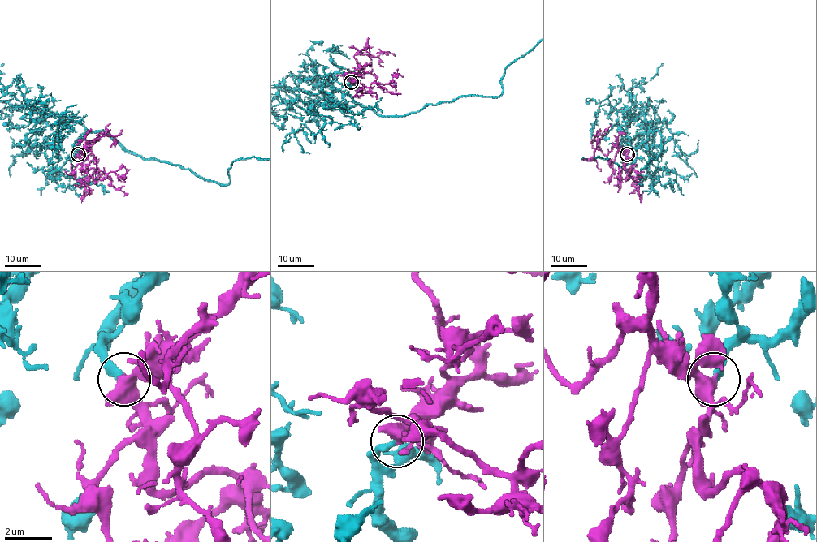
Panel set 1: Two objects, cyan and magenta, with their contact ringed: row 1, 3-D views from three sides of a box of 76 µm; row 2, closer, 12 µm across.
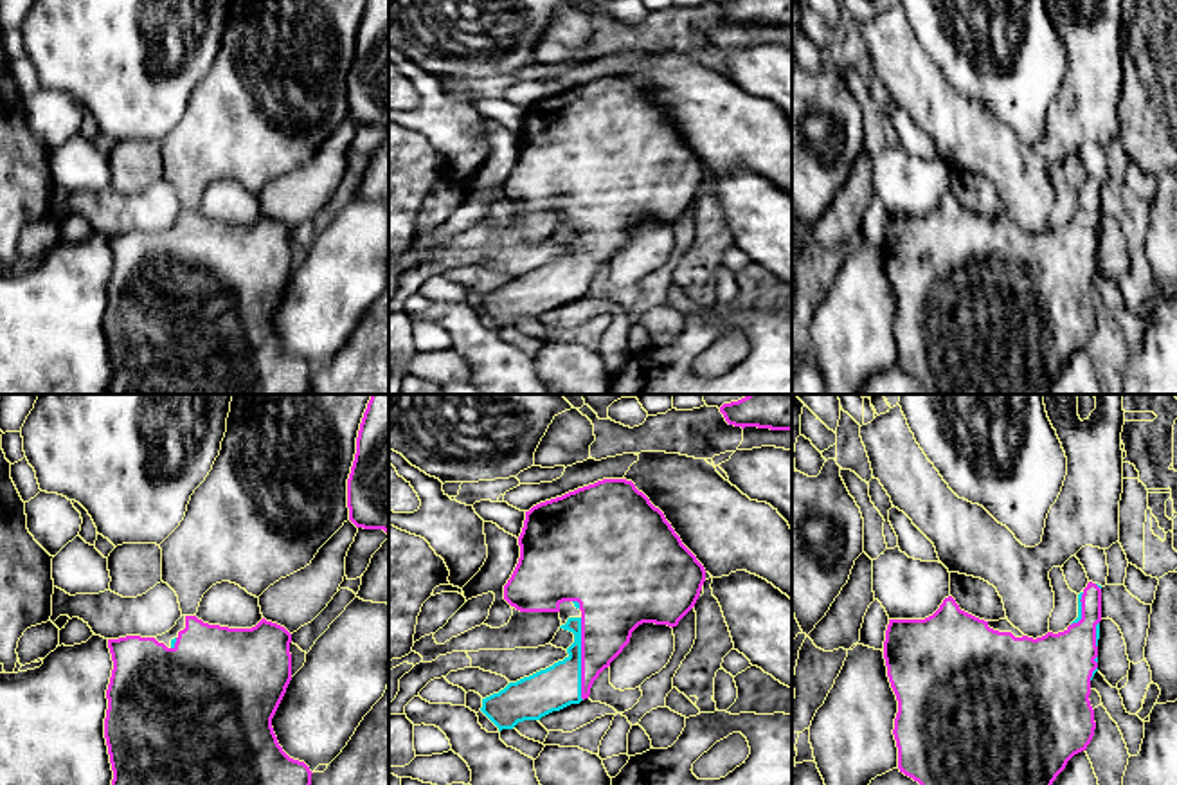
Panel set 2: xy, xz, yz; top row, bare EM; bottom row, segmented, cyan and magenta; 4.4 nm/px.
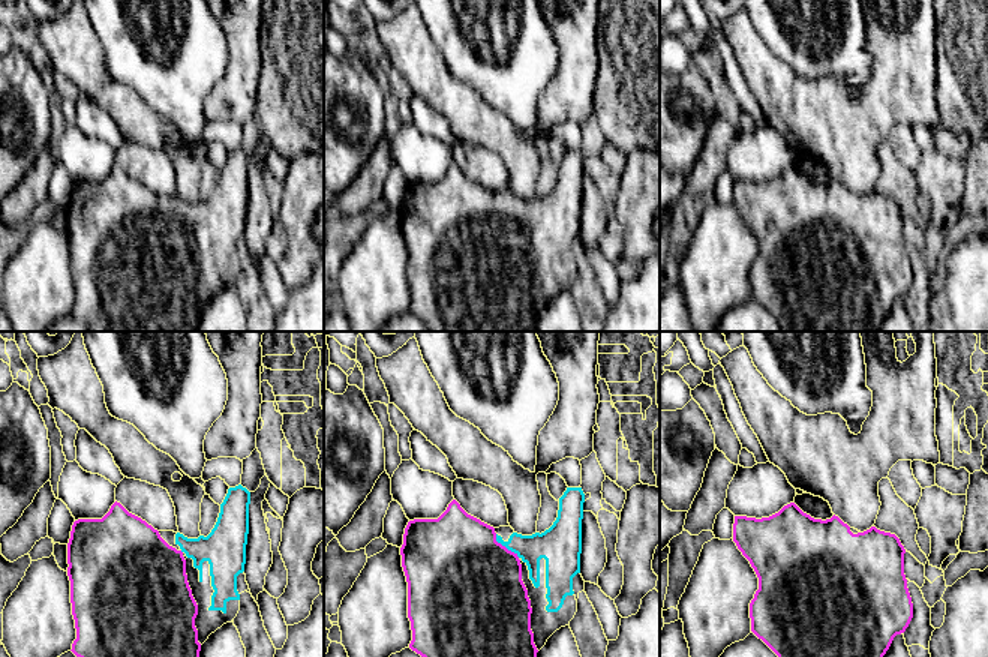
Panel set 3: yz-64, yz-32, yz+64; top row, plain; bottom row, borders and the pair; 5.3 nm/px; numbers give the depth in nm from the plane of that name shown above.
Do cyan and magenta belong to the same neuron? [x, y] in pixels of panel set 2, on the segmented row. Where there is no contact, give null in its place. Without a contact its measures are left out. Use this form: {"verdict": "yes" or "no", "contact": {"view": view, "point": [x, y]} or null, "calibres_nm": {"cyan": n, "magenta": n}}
{"verdict": "yes", "contact": {"view": "xz", "point": [580, 659]}, "calibres_nm": {"cyan": 190, "magenta": 260}}

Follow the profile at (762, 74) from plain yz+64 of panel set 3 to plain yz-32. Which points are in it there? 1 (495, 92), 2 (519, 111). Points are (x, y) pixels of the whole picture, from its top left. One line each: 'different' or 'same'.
1: different
2: different

